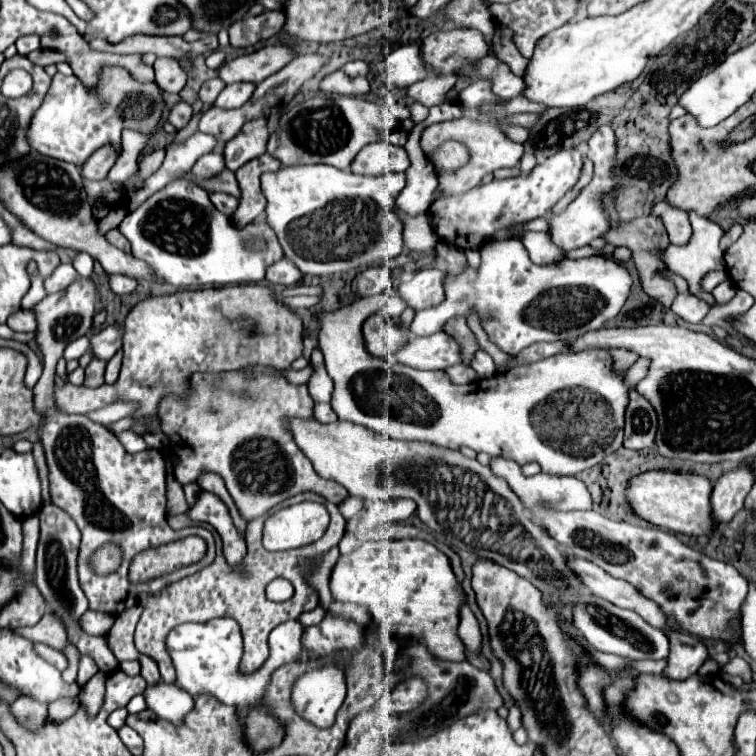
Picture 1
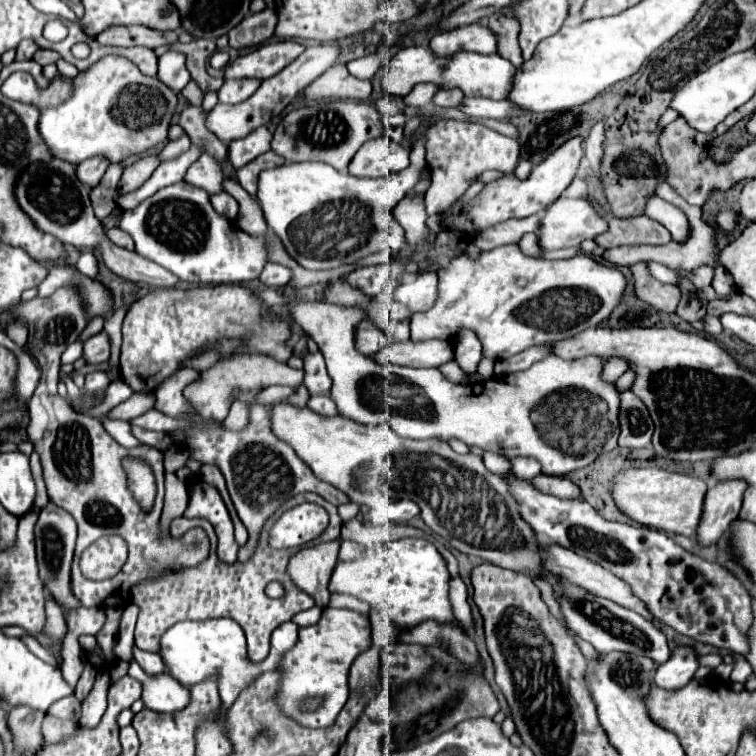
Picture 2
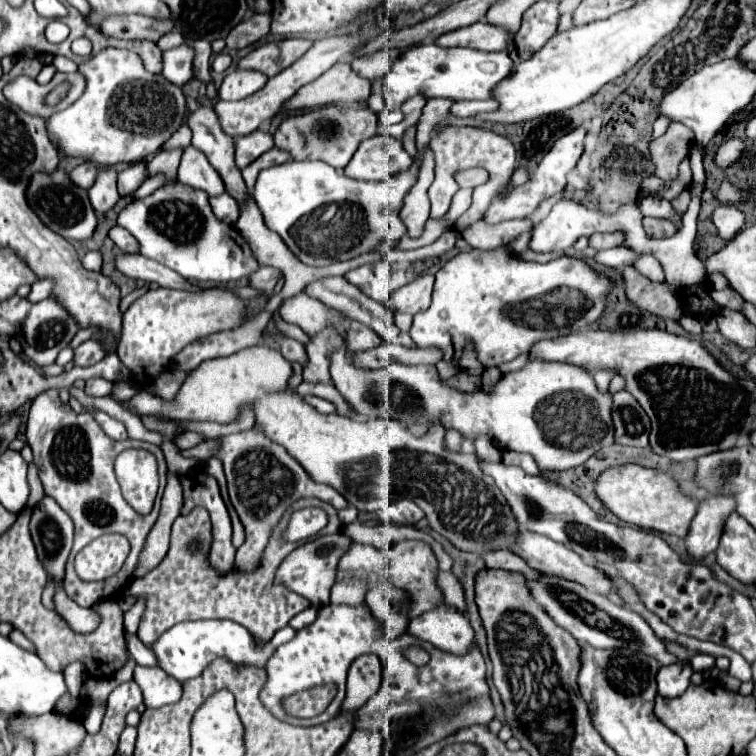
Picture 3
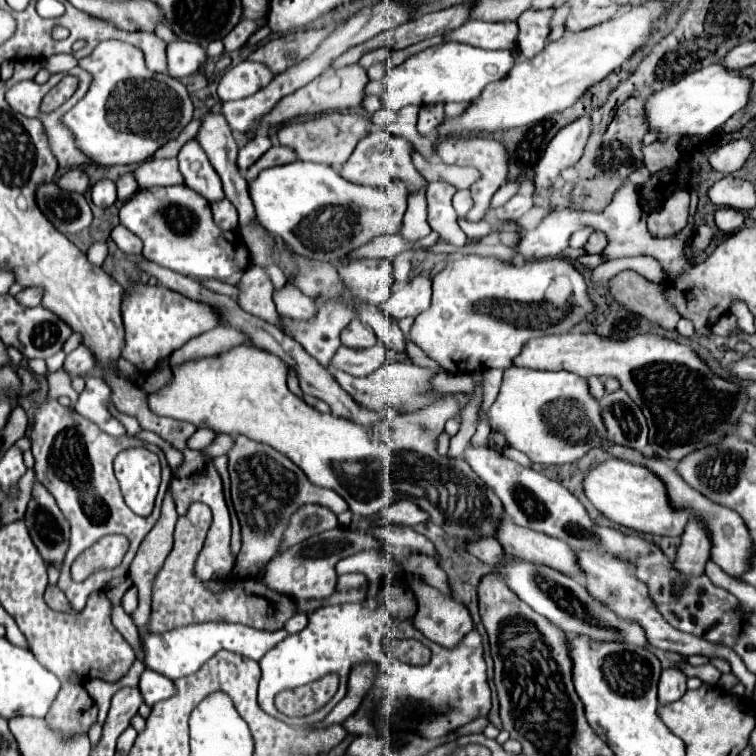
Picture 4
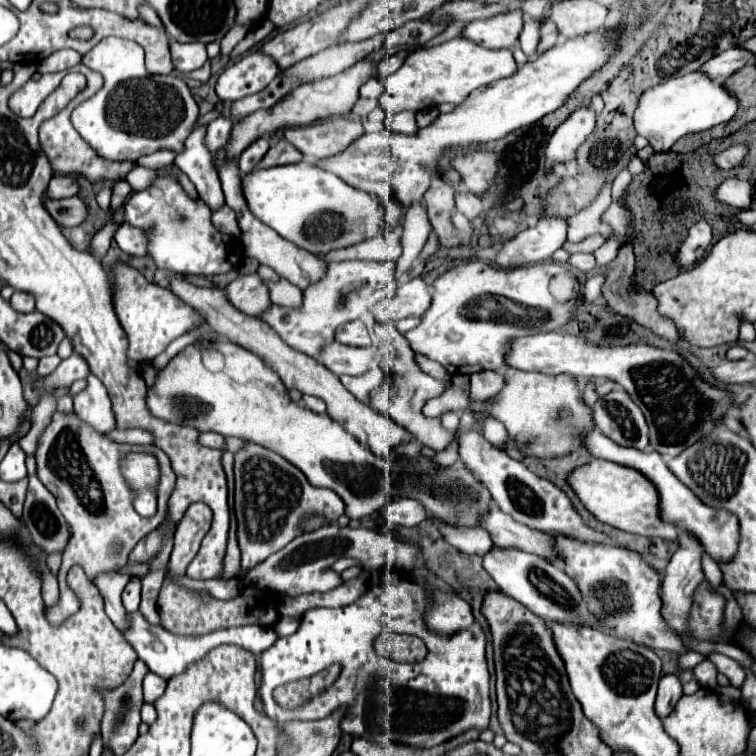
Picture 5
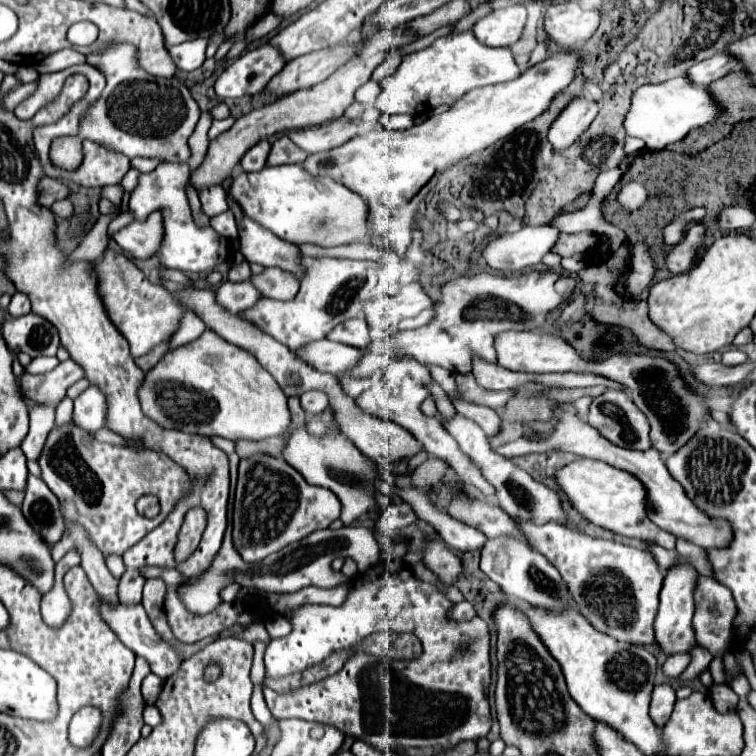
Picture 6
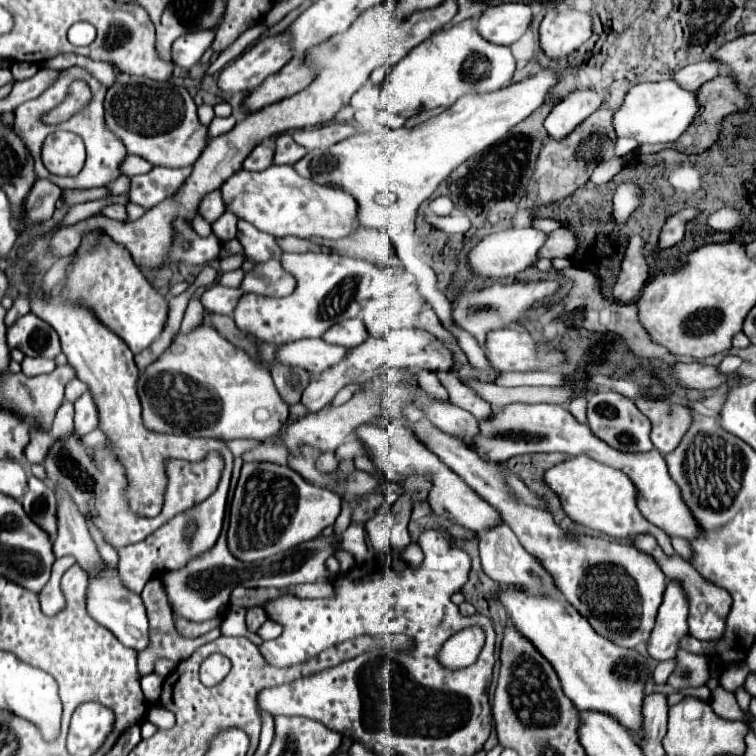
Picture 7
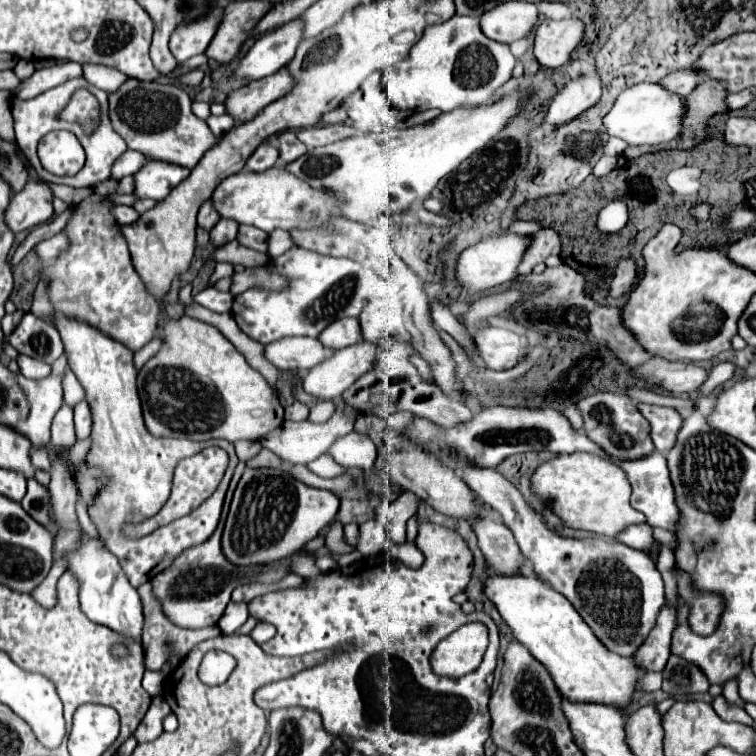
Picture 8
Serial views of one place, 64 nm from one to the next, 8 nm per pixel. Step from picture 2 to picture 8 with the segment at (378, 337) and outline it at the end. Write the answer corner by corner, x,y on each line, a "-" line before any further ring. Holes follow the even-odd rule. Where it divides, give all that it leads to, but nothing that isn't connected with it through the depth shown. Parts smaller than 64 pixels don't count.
340,318
340,322
332,322
332,326
328,326
328,330
322,330
318,340
324,346
334,348
334,350
344,348
344,346
352,346
362,340
360,324
356,318

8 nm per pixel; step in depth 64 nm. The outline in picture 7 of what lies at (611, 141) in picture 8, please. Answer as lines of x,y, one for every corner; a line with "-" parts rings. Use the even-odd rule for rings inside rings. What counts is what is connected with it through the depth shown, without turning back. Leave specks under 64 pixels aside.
618,138
614,152
616,152
616,156
628,156
636,148
638,148
638,144
634,140
630,140
630,138

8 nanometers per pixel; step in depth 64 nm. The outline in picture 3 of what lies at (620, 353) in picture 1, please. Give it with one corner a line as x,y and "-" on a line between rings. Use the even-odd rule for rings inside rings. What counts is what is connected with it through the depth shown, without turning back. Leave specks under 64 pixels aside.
598,370
594,372
594,382
596,382
596,388
600,392
608,392
608,384
610,384
610,378
614,376
614,372
608,372
608,370

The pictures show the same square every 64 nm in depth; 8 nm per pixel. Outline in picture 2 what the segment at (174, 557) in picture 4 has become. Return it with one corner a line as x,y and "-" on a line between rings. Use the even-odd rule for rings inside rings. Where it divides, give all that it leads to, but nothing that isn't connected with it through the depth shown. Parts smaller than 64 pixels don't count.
176,518
174,522
172,522
172,526
170,526
170,534
174,536
174,538
180,538
186,530
190,530
190,528
196,528
196,526
200,526
200,528
204,528
204,520
200,520
200,518
192,518
192,520
188,520
188,518
-
264,530
258,550
244,564
224,564
212,552
204,560
204,564
180,568
176,572
164,572
160,578
152,578
152,582
136,584
132,588
132,602
140,606
140,618
136,624
136,646
142,650
156,652
160,636
176,622
228,616
244,628
248,638
250,660
264,660
274,628
292,620
294,614
314,606
314,600
302,590
298,590
286,574
286,564
292,554
296,554
296,548
272,550
268,546
268,532
-
272,580
278,580
284,586
282,598
266,596
264,590

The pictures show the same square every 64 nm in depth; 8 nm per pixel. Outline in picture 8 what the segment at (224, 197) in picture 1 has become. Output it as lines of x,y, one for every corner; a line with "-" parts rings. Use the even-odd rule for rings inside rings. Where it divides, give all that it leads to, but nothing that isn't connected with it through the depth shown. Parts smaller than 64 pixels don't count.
220,220
212,230
210,230
210,242
212,246
220,248
228,242
232,242
238,236
238,224
234,220

